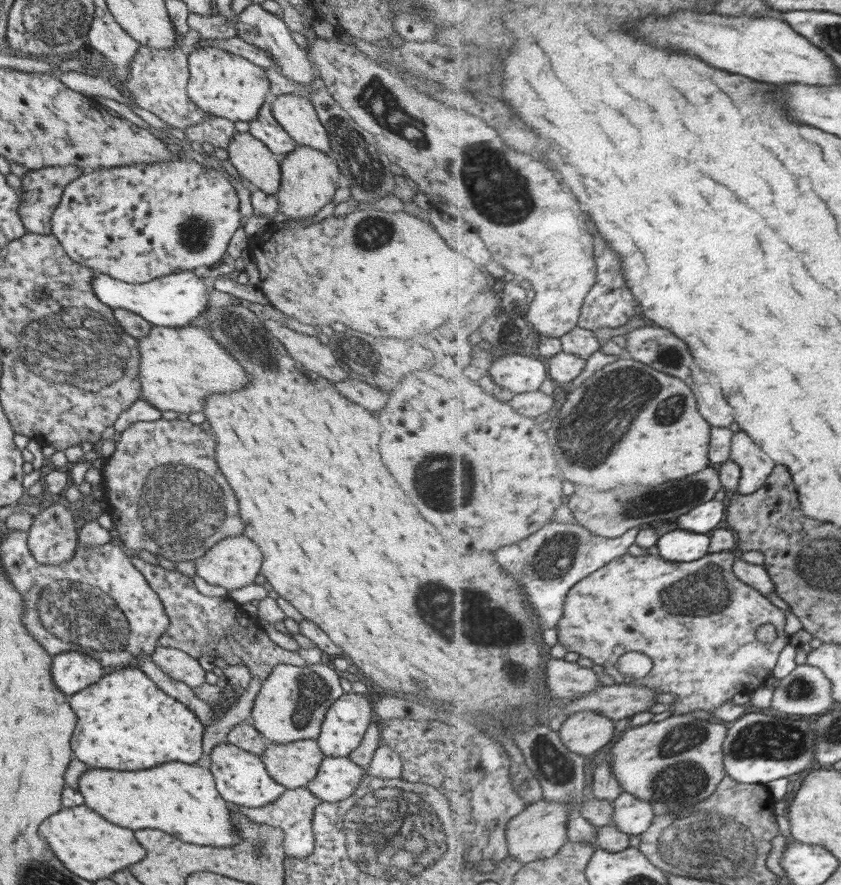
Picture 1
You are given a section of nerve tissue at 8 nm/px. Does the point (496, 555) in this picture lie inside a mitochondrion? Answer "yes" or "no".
no

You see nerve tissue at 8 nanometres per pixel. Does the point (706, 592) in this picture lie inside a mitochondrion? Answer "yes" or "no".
yes

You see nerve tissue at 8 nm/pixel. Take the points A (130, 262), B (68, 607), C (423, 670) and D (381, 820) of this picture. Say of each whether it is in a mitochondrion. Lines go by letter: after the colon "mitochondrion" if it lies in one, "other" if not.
A: other
B: mitochondrion
C: other
D: mitochondrion

